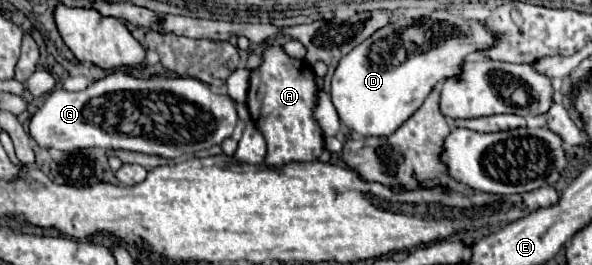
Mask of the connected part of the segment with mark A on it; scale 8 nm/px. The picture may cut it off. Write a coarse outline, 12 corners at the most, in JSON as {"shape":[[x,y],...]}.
{"shape":[[266,47],[246,103],[264,165],[316,161],[312,67]]}

